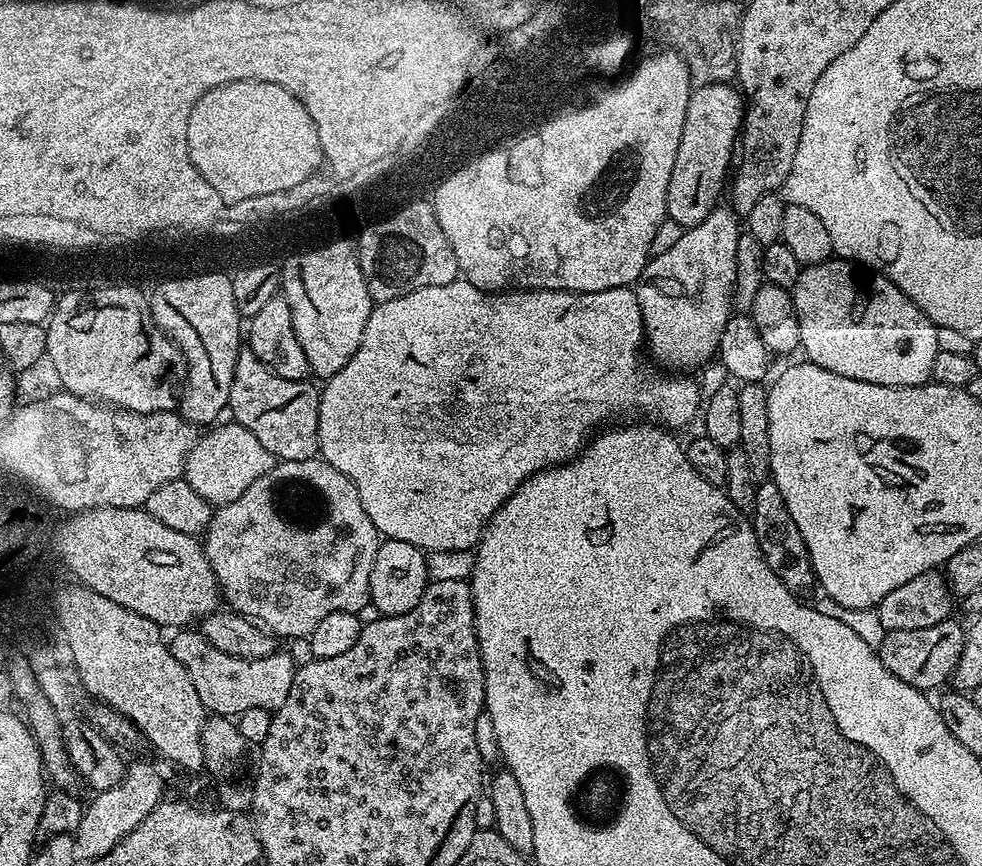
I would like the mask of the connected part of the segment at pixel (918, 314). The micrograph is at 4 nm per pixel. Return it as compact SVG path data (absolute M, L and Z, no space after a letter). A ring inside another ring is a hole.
M829 258L822 261L821 264L810 264L801 267L798 282L790 291L792 293L792 301L794 302L794 310L798 314L800 348L802 352L808 355L805 357L811 363L822 366L822 370L830 370L834 374L842 374L842 378L854 378L858 382L874 382L878 386L894 386L895 388L918 386L919 384L927 384L932 380L934 358L938 352L937 327L909 296L902 294L902 290L898 290L898 286L894 286L894 282L887 280L880 272L873 272L859 263L843 258Z

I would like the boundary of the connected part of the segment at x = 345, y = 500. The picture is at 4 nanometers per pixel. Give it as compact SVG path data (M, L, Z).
M323 458L314 460L303 460L294 462L293 460L281 460L275 464L258 482L246 486L246 492L240 498L229 504L221 504L215 509L212 523L209 524L206 535L203 537L202 545L205 555L216 580L219 584L219 595L223 603L231 611L241 612L243 616L248 616L257 624L268 629L273 636L283 638L283 636L302 636L308 638L318 622L325 618L331 611L350 611L357 614L363 613L363 608L369 607L370 601L370 570L374 568L374 558L378 554L382 543L379 530L370 522L366 510L362 510L362 498L358 498L358 490L354 490L354 482L342 474L342 470L334 470Z

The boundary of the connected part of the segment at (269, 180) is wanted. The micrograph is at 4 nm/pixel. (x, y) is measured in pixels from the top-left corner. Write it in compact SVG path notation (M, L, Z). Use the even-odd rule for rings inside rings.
M232 80L230 83L213 85L213 88L210 91L204 92L202 98L198 100L194 104L193 110L190 112L190 118L187 119L187 152L191 161L194 162L195 169L198 170L200 174L206 179L206 182L211 186L215 197L219 200L219 198L223 201L223 205L231 205L233 202L240 202L236 200L244 200L244 202L251 202L256 195L258 195L258 188L256 188L256 184L272 184L268 185L271 188L271 191L274 192L285 192L288 187L293 188L296 185L300 185L302 183L307 183L312 177L310 177L316 170L320 169L321 166L327 167L328 163L328 155L326 154L326 134L323 132L321 128L316 126L314 121L314 113L312 108L308 108L307 105L304 104L302 100L302 93L297 90L292 84L283 83L283 82L274 82L273 80Z

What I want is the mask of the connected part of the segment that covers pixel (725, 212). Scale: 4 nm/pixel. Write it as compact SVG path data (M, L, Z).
M718 206L705 220L698 222L698 226L686 228L682 238L678 238L678 243L672 249L666 250L666 254L652 256L642 270L634 285L634 291L644 319L646 348L657 365L688 374L691 373L691 368L703 369L704 365L719 353L722 330L726 330L726 322L734 312L732 291L736 285L736 259L741 224L741 217L737 216L731 207Z

